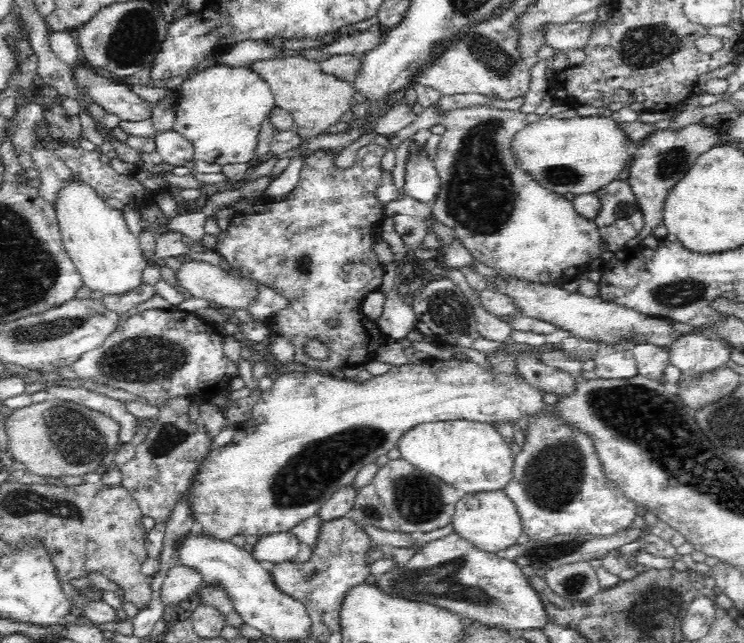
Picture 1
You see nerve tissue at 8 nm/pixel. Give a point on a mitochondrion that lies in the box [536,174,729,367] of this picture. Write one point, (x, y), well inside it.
(678, 293)

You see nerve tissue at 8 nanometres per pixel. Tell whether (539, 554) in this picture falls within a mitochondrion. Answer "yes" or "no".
yes

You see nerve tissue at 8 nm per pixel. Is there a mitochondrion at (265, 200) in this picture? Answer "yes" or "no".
no

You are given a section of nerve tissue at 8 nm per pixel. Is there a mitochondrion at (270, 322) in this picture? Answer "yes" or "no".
no

